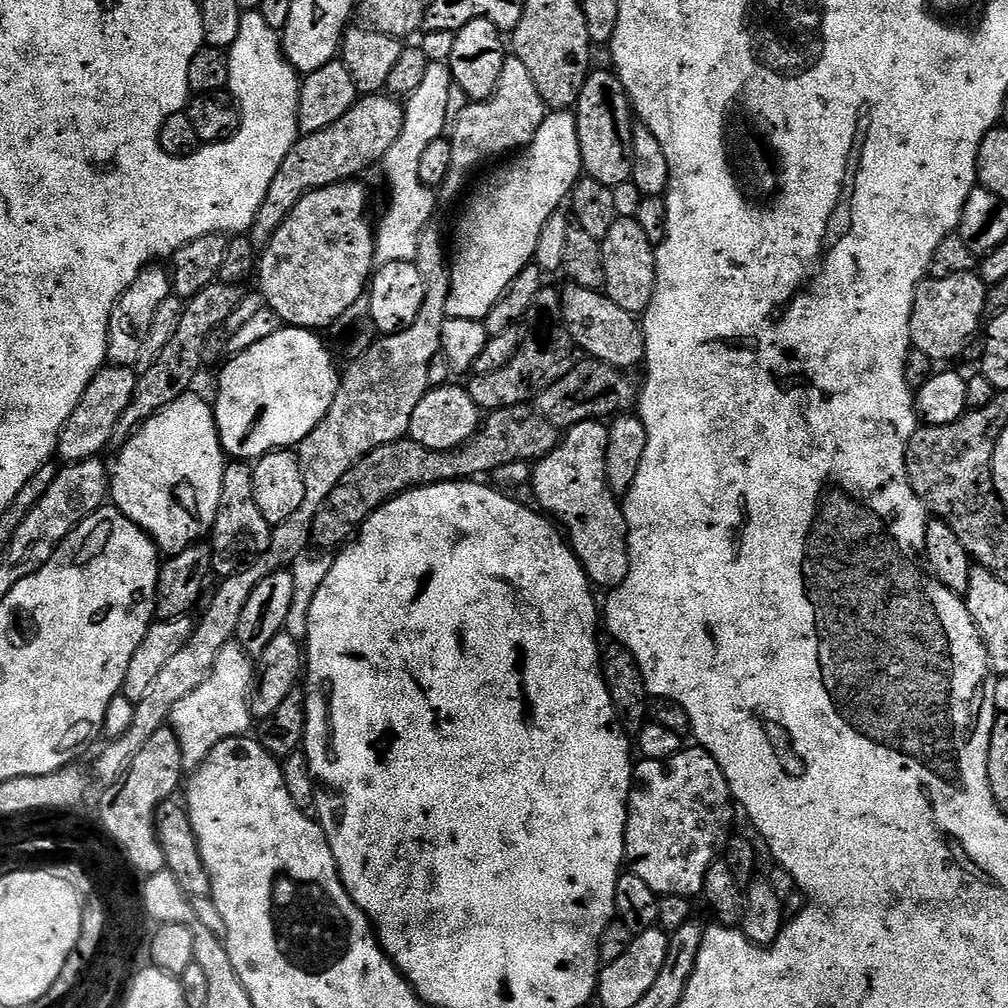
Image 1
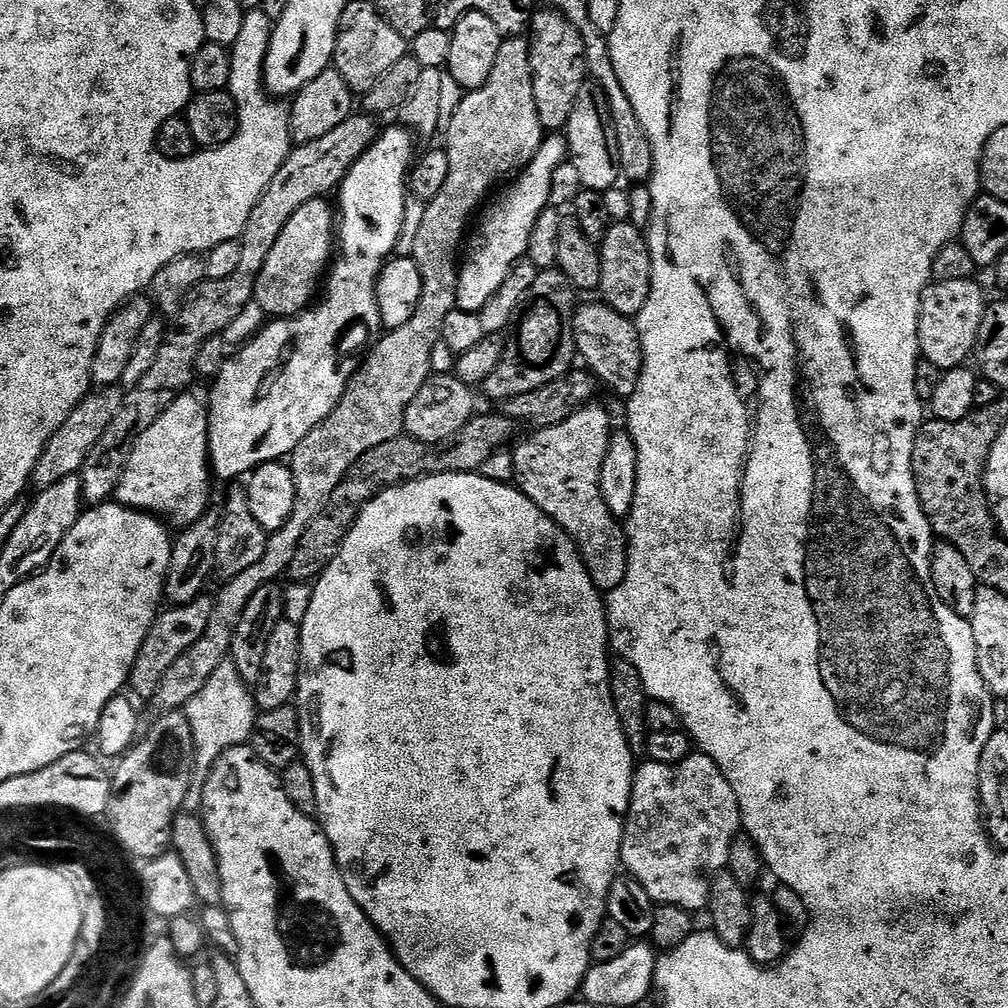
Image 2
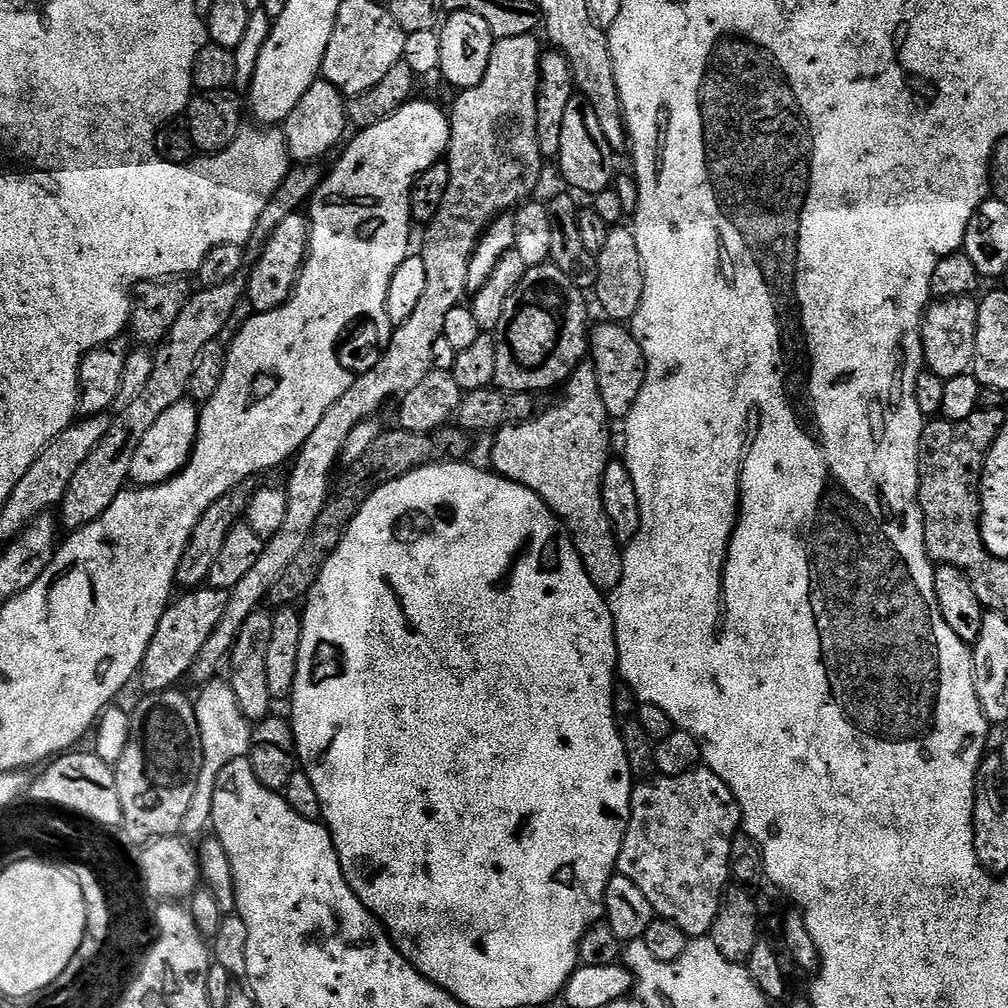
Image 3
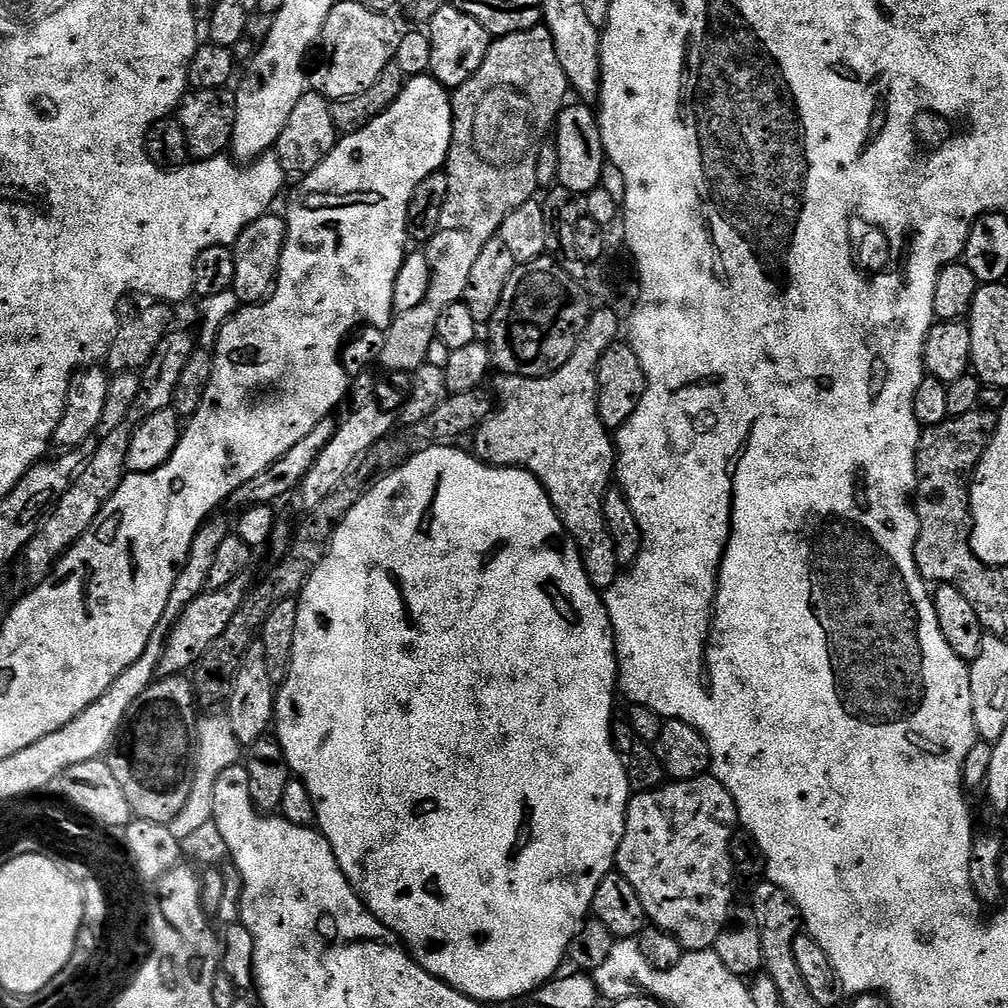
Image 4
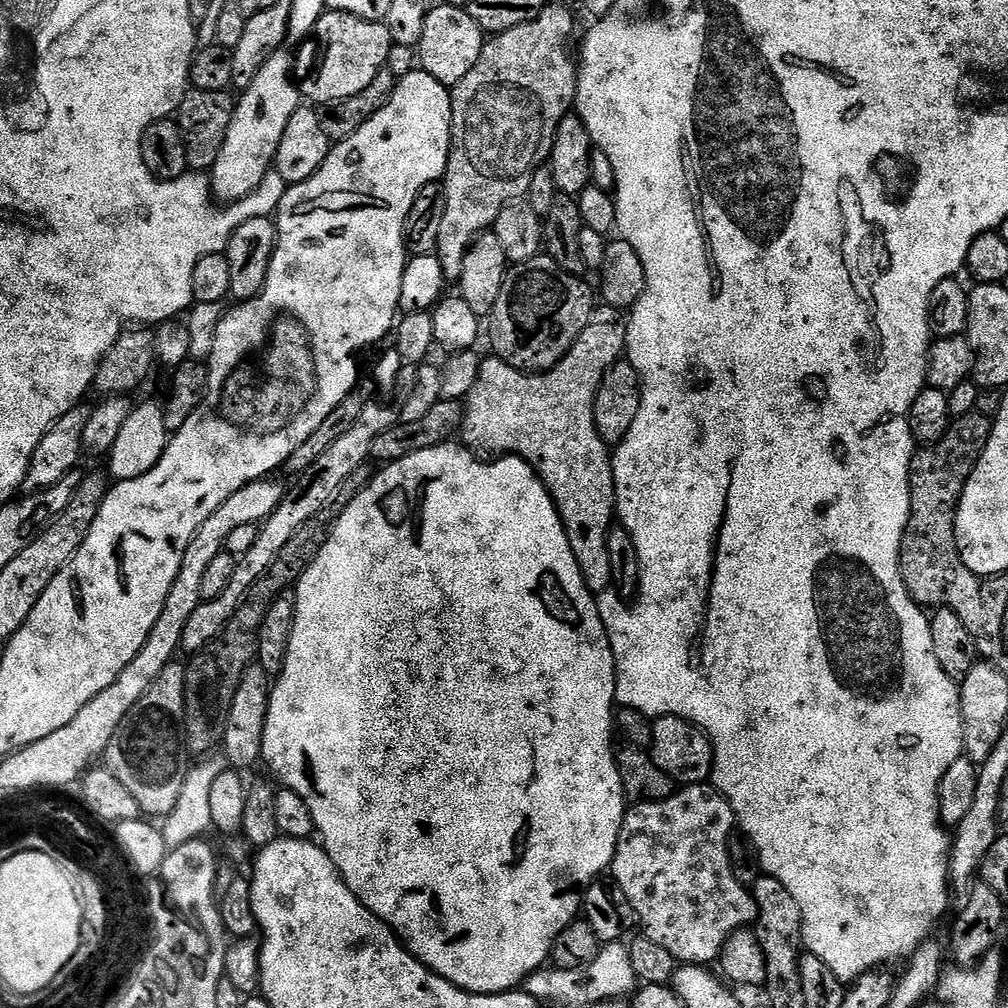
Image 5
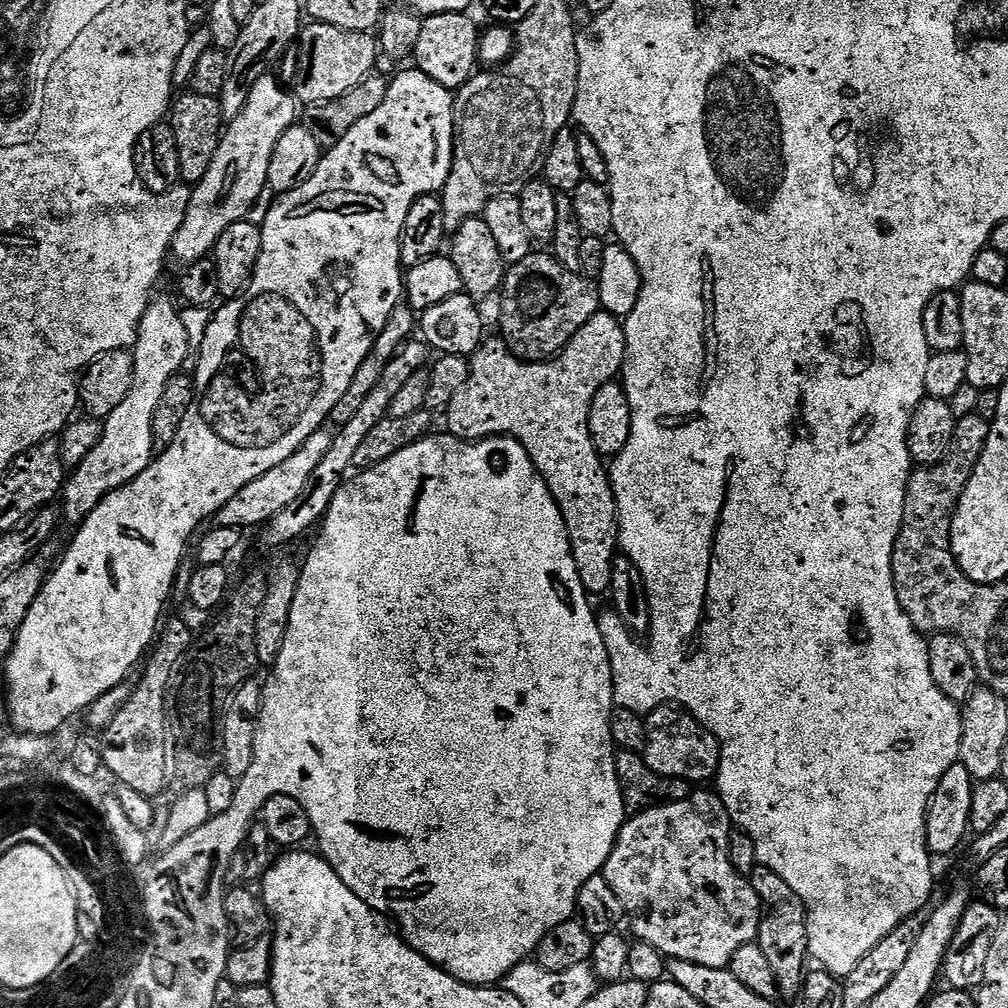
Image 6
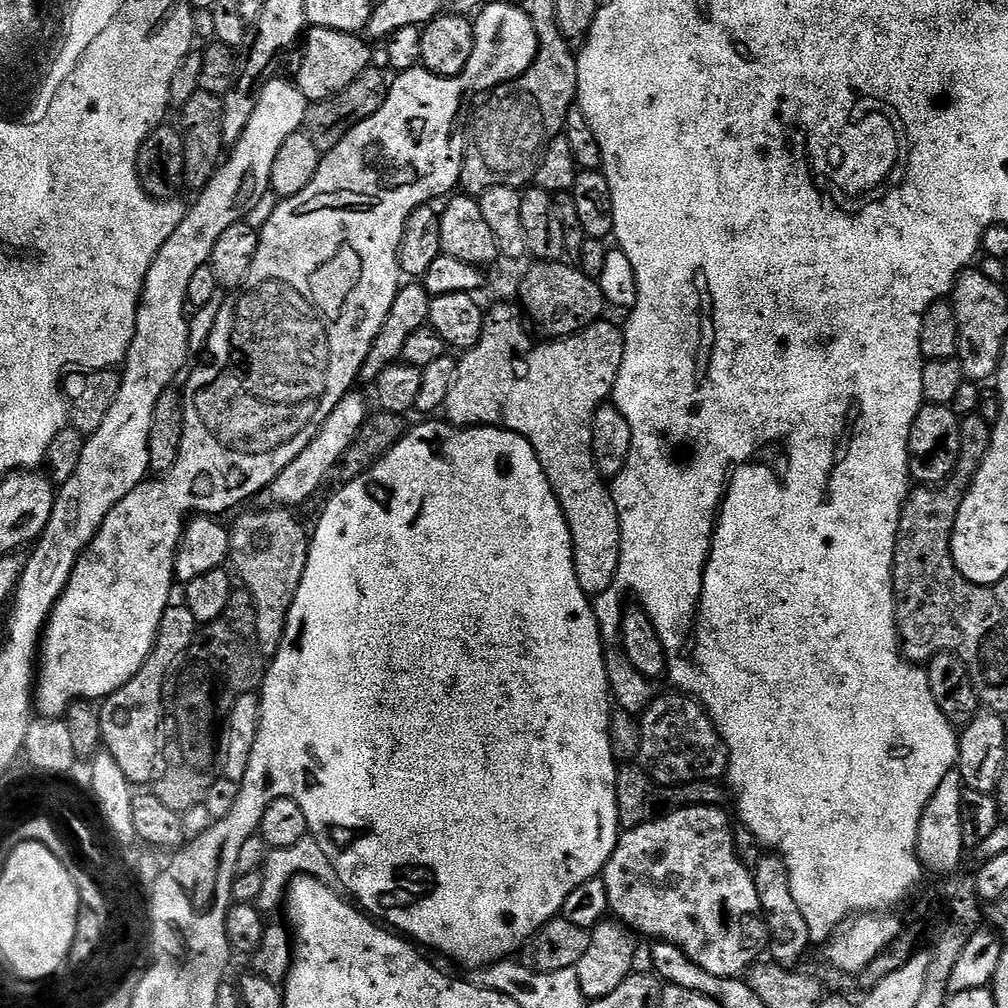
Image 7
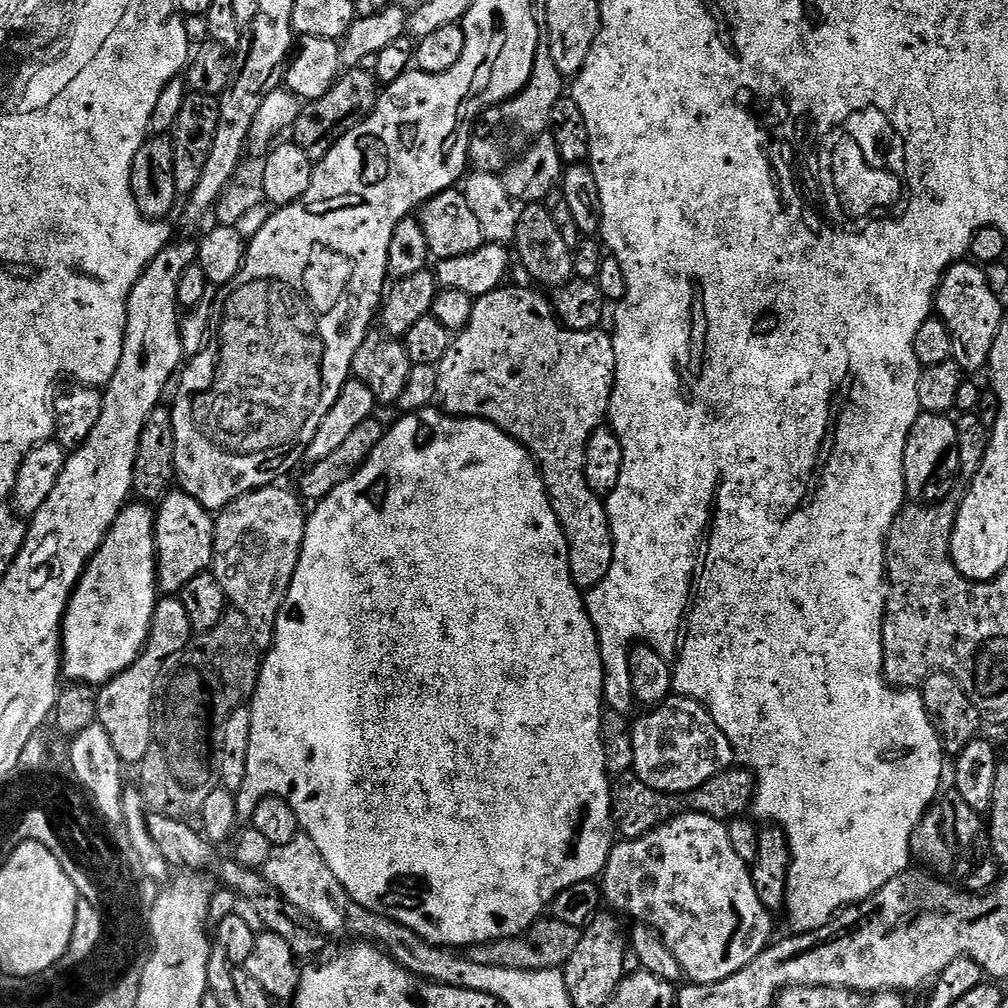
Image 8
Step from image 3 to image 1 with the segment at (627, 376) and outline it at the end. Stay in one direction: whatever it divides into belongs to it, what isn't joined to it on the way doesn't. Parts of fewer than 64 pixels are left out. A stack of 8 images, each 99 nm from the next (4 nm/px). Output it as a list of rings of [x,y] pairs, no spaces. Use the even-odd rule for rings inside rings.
[[[571,282],[559,289],[562,302],[562,318],[570,338],[581,353],[593,360],[601,360],[621,370],[632,370],[635,364],[644,364],[644,330],[641,321],[633,313],[604,295],[599,288],[587,288]]]

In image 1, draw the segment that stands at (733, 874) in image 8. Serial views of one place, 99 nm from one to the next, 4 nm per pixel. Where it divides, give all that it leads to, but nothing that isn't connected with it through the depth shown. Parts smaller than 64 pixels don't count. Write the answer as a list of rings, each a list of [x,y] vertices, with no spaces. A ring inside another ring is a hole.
[[[699,746],[691,747],[681,747],[678,754],[665,760],[641,759],[632,774],[632,793],[628,795],[628,821],[624,831],[626,868],[642,878],[642,882],[646,882],[646,886],[650,886],[650,890],[654,890],[659,897],[699,897],[704,891],[707,871],[718,859],[725,839],[724,832],[733,831],[734,801],[726,778],[708,751]]]

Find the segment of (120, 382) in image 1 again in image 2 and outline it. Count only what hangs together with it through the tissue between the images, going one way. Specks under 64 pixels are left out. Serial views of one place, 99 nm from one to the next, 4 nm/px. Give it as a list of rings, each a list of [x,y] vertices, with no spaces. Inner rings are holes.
[[[108,386],[103,390],[93,391],[80,401],[80,405],[66,418],[63,426],[48,439],[44,445],[42,454],[38,458],[36,468],[33,469],[30,480],[33,485],[47,486],[56,484],[62,478],[75,476],[84,464],[84,458],[88,451],[100,439],[100,435],[106,430],[106,426],[114,418],[114,414],[122,403],[122,392],[119,387]]]

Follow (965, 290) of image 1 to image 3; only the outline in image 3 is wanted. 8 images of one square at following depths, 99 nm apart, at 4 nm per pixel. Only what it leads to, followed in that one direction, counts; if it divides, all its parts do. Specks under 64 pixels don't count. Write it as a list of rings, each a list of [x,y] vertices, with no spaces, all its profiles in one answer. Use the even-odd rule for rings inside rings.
[[[972,296],[933,299],[924,309],[924,319],[920,322],[920,345],[927,371],[938,374],[943,380],[965,375],[972,366],[977,334],[978,304]]]

